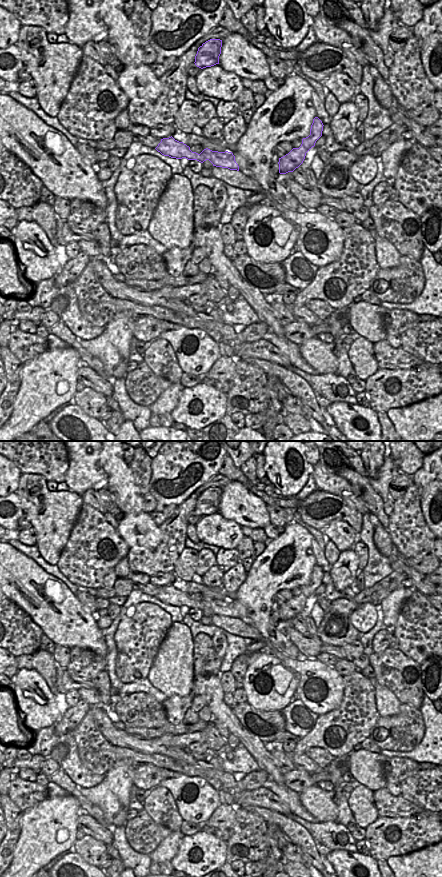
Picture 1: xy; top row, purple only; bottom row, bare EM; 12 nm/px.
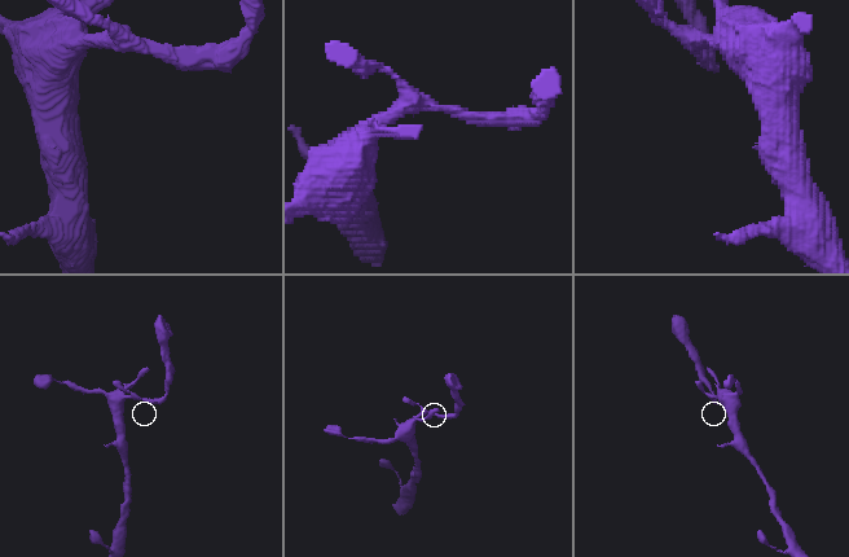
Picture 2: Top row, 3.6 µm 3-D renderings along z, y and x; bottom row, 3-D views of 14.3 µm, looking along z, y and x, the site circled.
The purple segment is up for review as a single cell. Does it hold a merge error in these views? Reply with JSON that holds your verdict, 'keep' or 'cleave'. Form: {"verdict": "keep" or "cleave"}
{"verdict": "keep"}

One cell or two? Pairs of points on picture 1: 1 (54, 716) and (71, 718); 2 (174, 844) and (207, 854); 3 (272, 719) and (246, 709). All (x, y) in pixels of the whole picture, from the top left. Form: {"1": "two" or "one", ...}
{"1": "two", "2": "two", "3": "one"}

